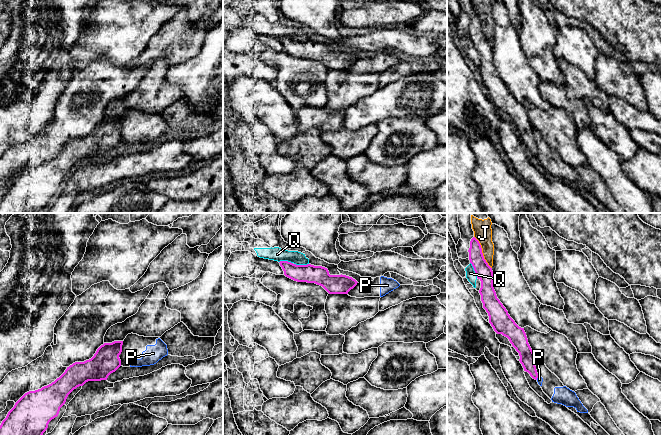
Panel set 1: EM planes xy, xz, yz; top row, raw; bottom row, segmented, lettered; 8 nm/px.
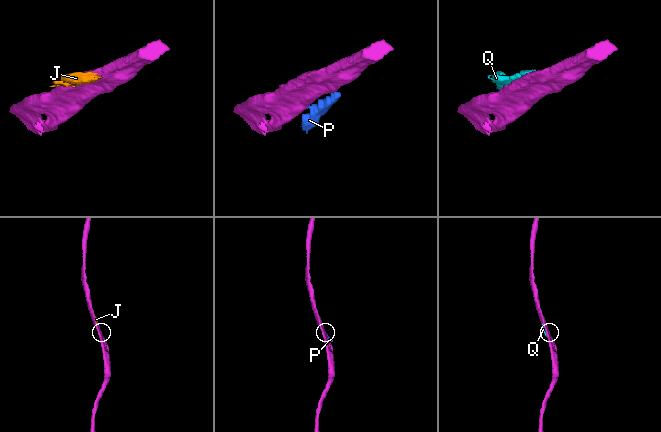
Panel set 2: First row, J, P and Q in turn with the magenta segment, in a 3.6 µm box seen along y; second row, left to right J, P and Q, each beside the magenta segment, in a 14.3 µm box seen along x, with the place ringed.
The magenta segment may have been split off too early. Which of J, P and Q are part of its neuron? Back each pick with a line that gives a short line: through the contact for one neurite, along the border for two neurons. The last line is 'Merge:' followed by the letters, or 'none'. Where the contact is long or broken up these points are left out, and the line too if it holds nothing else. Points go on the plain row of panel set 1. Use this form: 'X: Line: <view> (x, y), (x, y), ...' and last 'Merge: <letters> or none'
Merge: none

